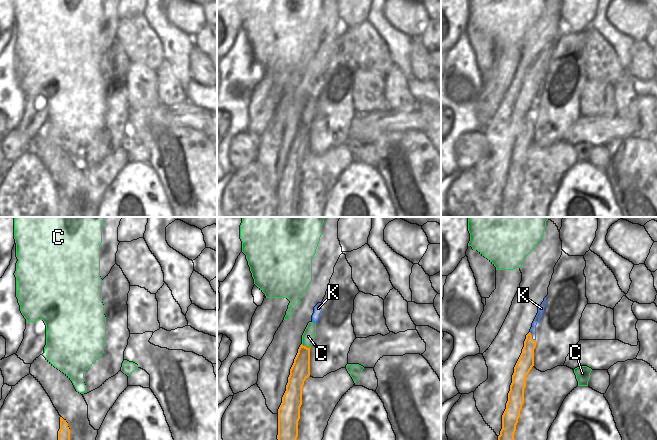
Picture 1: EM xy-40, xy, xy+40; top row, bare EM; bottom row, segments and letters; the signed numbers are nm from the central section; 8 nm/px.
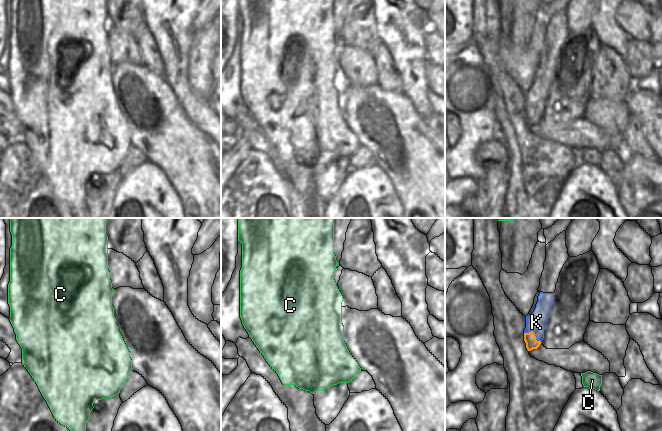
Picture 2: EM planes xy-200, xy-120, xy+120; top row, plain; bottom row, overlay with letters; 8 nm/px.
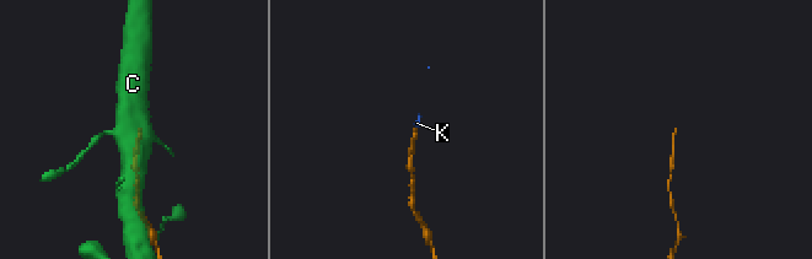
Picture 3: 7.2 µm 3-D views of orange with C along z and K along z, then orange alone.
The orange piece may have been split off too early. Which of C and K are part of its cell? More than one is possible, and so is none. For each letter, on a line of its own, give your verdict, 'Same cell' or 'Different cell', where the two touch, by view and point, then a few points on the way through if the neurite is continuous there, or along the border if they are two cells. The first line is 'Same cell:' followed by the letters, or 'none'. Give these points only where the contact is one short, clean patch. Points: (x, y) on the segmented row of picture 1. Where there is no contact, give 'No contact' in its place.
Same cell: K
C: Different cell. Touches orange at xy (306, 347). Boundary: xy (301, 344), (310, 347)
K: Same cell. Touches orange at xy+40 (531, 337). Path across: xy+40 (525, 362), (531, 337), (533, 325), (541, 308)

